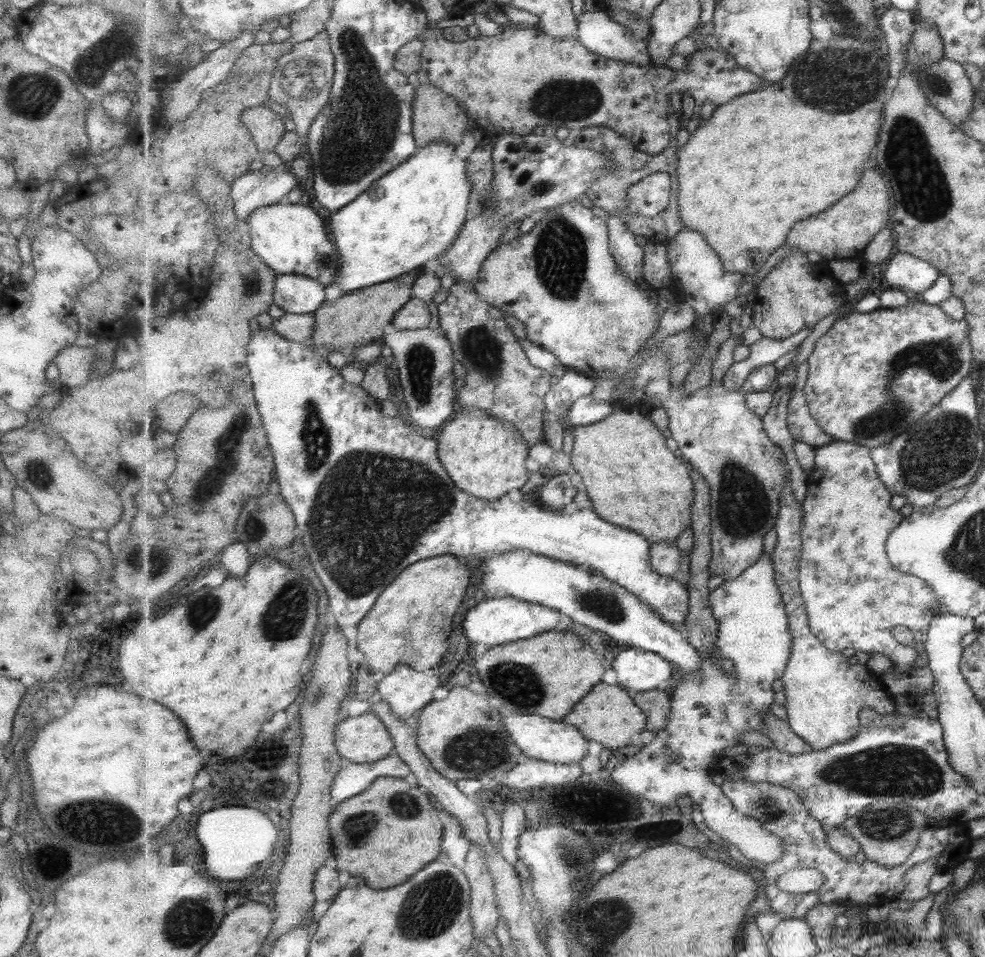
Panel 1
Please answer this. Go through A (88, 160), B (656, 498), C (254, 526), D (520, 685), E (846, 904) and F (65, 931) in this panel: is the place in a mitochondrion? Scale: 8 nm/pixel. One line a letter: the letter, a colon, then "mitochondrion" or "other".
A: other
B: other
C: mitochondrion
D: mitochondrion
E: other
F: other

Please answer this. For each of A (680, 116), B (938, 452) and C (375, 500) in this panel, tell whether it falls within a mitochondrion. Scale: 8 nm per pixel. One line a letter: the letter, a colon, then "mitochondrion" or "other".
A: other
B: mitochondrion
C: mitochondrion

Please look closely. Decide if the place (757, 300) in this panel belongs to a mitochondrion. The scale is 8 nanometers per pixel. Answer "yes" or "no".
no

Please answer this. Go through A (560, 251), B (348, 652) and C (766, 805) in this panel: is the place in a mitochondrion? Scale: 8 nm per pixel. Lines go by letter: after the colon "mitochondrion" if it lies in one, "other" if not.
A: mitochondrion
B: other
C: mitochondrion

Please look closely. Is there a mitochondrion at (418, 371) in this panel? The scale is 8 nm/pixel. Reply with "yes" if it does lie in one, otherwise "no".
yes

